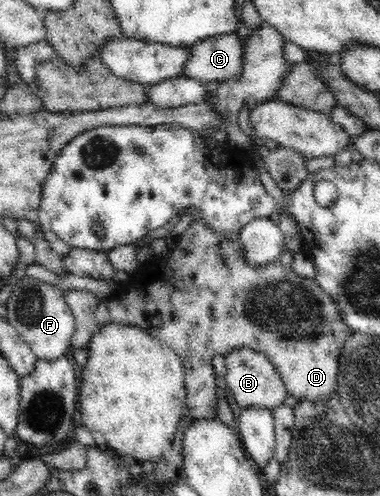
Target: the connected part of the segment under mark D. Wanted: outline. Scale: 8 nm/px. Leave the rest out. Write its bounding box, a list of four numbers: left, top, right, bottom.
[94,219,353,420]

